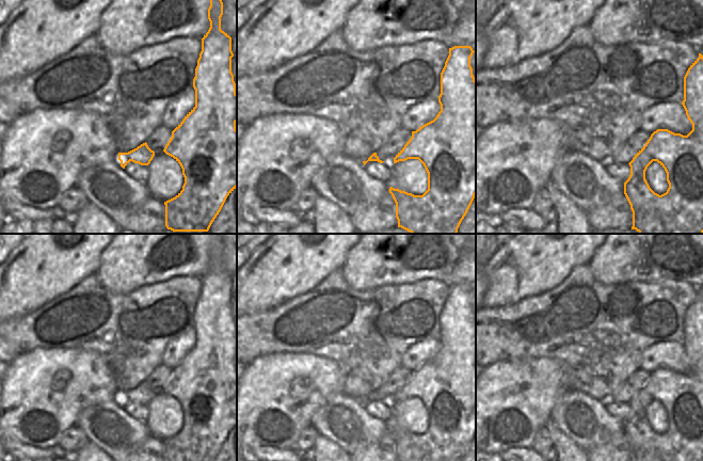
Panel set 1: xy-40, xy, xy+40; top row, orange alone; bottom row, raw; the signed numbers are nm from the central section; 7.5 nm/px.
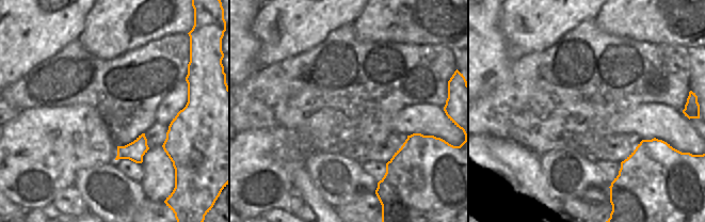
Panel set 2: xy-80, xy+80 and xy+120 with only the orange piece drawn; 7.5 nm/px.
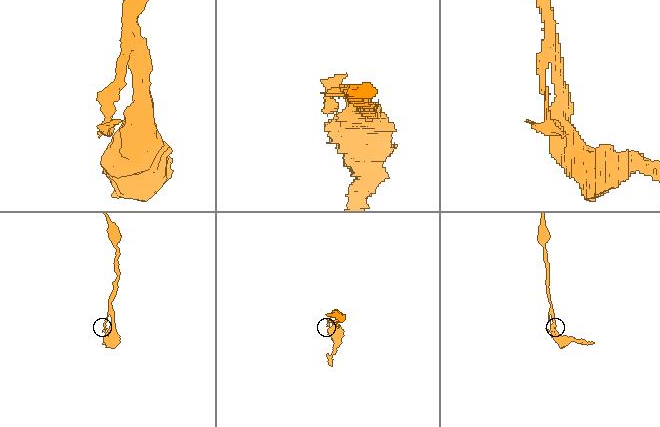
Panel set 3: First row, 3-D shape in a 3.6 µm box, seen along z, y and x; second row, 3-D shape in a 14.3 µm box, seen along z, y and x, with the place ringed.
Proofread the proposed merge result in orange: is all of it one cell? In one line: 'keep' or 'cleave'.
keep

